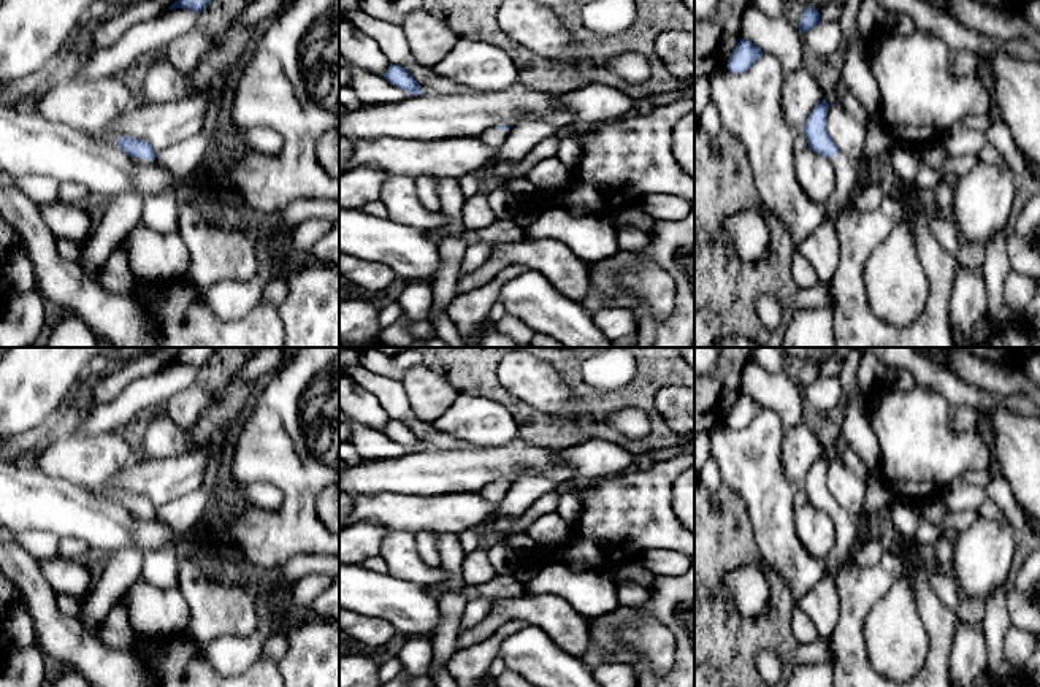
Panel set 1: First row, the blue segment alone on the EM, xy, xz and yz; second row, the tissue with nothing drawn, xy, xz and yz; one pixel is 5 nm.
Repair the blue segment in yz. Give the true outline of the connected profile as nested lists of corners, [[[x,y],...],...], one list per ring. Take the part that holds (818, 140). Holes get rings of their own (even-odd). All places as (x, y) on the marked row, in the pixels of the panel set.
[[[826,100],[818,103],[809,114],[801,132],[807,138],[809,149],[828,157],[834,167],[835,189],[824,203],[824,214],[826,221],[835,224],[851,200],[859,181],[855,163],[837,149],[826,130],[828,108],[829,103]]]

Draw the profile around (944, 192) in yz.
[[[940,181],[935,189],[937,206],[943,214],[943,219],[954,225],[954,195],[953,186],[946,181]]]

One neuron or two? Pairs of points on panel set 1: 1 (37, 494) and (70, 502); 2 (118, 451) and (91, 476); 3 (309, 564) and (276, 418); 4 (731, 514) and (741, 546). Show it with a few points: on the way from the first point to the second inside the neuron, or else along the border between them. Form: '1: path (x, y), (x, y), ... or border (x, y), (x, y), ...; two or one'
1: path (45, 502), (62, 502); one
2: path (111, 456), (97, 470); one
3: border (322, 552), (298, 552), (279, 570); two
4: path (731, 522), (733, 538); one

